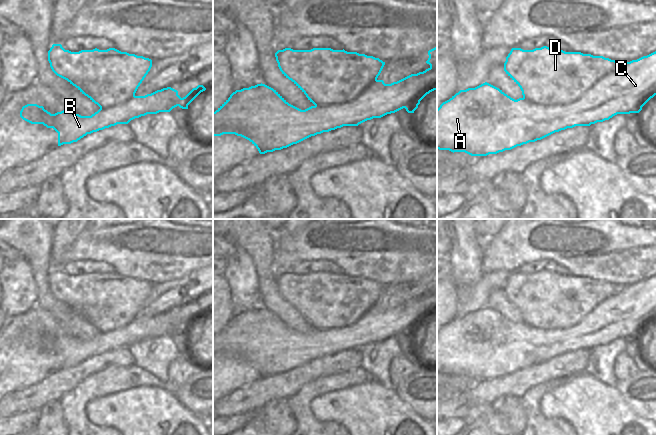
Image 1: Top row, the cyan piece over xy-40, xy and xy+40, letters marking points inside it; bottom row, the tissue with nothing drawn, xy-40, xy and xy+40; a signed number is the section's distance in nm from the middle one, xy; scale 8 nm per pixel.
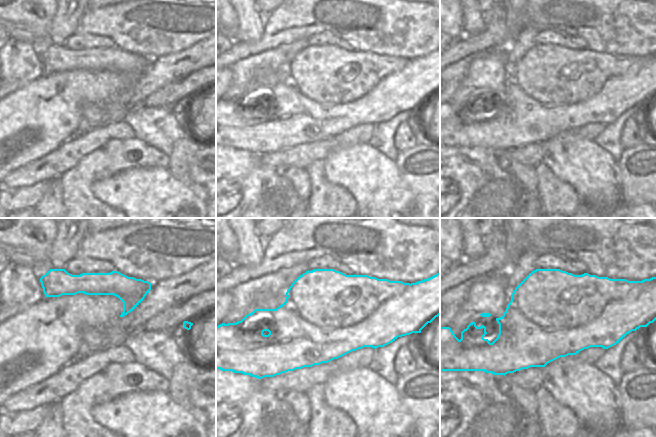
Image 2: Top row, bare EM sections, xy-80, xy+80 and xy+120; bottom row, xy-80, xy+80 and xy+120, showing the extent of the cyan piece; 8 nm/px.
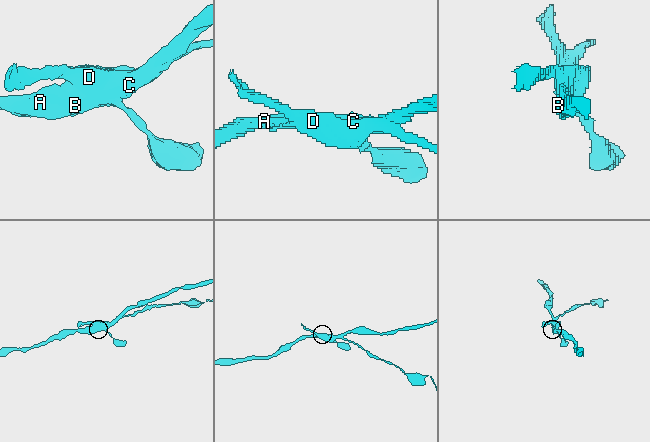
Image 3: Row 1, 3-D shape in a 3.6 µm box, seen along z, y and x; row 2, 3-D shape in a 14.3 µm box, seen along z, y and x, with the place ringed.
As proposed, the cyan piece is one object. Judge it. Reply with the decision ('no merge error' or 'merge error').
merge error

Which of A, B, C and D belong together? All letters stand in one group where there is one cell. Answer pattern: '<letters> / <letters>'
A B C / D

